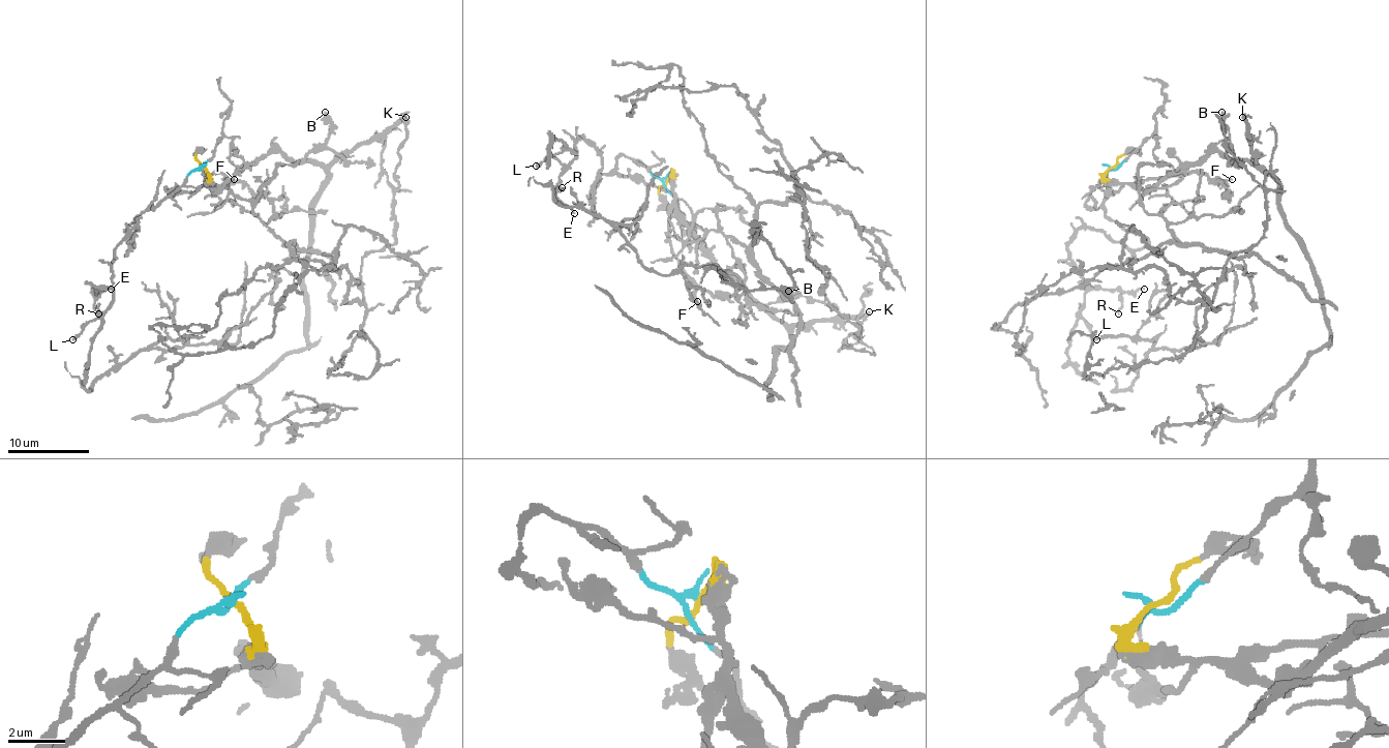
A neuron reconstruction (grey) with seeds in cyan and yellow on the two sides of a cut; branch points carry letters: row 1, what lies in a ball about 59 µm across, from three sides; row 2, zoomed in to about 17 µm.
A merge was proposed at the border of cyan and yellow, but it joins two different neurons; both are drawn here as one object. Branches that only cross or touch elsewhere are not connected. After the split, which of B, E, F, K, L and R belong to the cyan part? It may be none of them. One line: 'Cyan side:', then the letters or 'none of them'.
Cyan side: E, L, R

